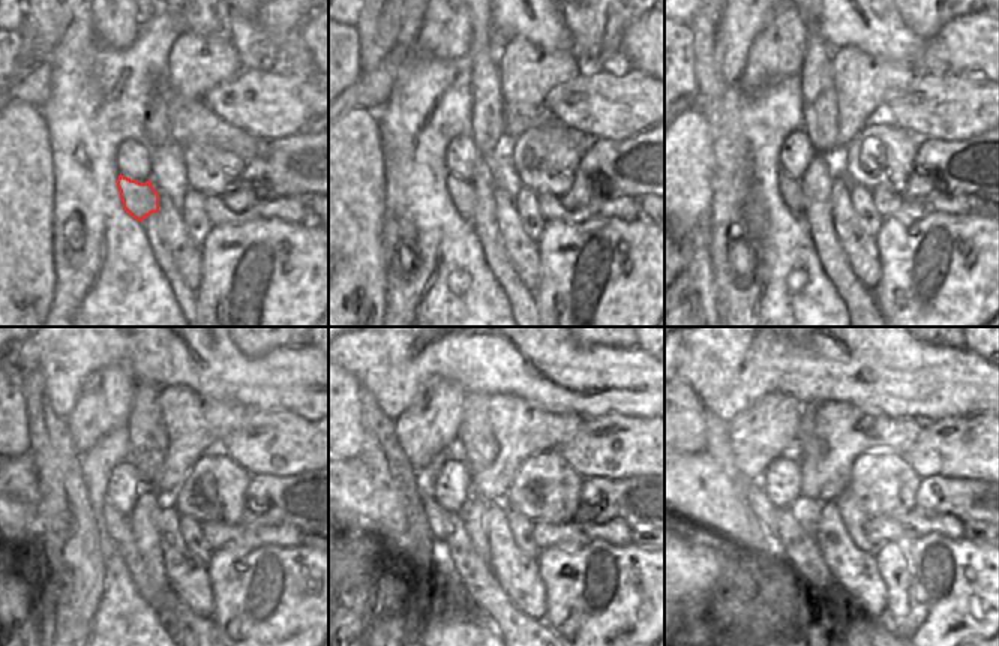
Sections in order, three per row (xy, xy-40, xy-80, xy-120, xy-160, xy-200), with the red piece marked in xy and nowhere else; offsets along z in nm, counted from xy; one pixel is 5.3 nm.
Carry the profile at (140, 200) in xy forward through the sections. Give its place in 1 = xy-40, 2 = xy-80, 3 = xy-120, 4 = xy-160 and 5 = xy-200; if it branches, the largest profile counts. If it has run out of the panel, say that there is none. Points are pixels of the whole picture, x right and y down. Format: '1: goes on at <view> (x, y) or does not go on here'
1: goes on at xy-40 (461, 192)
2: goes on at xy-80 (791, 192)
3: goes on at xy-120 (117, 526)
4: goes on at xy-160 (434, 514)
5: goes on at xy-200 (758, 502)

